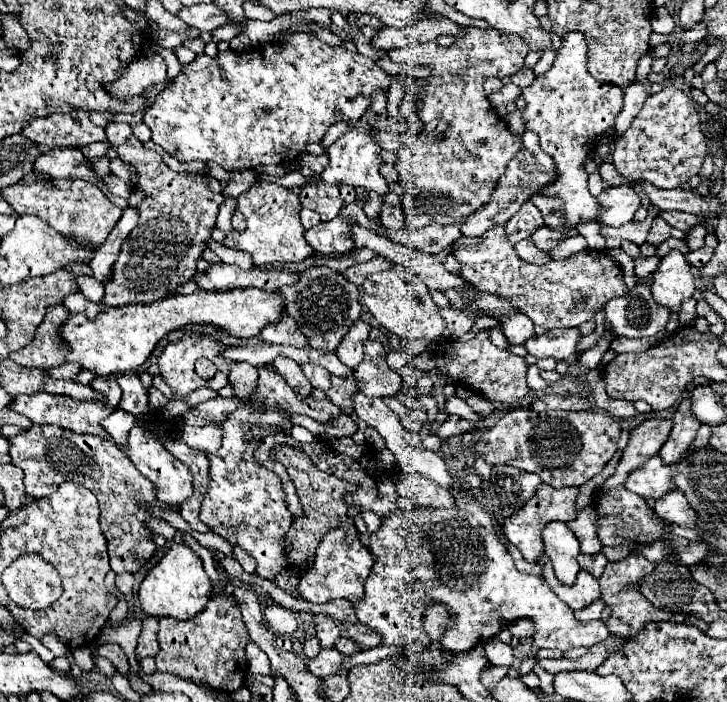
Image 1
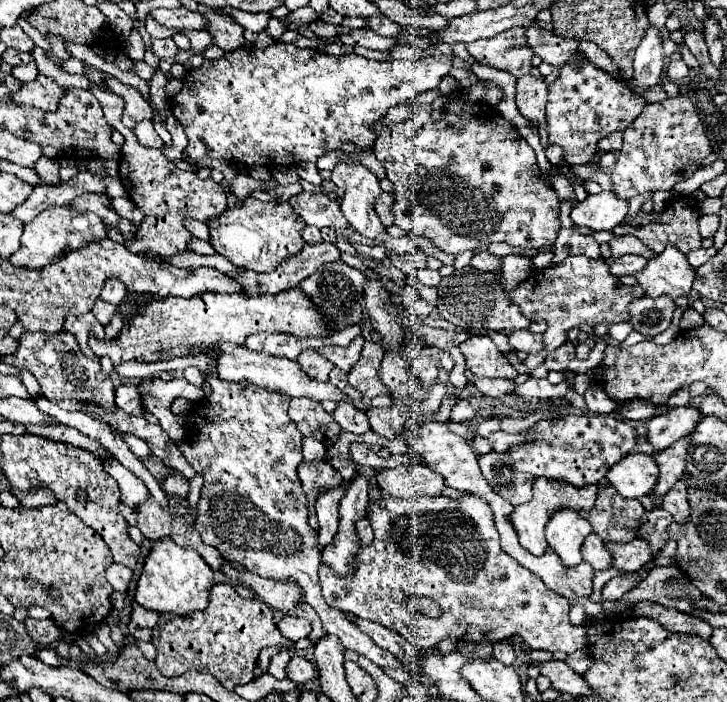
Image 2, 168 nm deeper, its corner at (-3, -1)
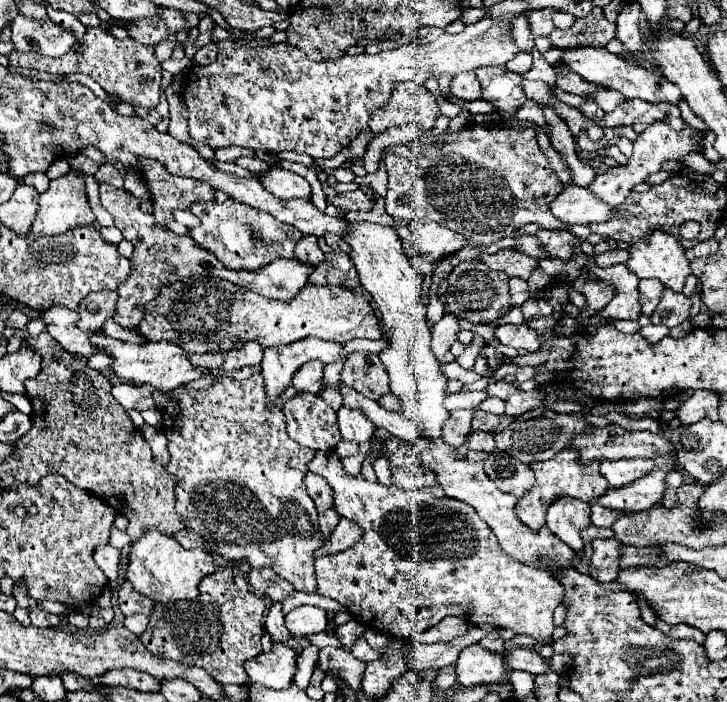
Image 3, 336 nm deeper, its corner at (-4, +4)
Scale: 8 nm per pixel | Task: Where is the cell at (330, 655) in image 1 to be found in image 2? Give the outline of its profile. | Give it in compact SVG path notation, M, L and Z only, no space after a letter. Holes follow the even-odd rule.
M295 654L291 658L291 662L287 664L287 678L295 680L295 682L311 682L313 670L315 670L315 664L311 660Z

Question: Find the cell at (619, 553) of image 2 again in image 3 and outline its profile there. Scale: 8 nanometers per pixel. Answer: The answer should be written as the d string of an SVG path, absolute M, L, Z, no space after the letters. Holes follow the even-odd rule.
M594 539L592 541L592 557L590 557L590 575L600 581L608 583L614 581L620 569L620 541L618 539Z

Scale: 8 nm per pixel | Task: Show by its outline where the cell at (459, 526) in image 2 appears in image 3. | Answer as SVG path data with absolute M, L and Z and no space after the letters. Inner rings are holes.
M316 451L308 471L318 473L332 487L338 515L354 521L362 529L362 537L350 549L320 557L320 567L316 567L316 593L338 601L366 629L378 629L388 637L412 639L438 625L442 617L454 615L468 625L488 623L498 629L532 635L538 643L550 641L554 631L552 615L564 597L562 585L546 569L524 565L504 553L492 529L470 505L450 497L434 497L426 491L384 487L366 481L362 475L348 475L336 451Z

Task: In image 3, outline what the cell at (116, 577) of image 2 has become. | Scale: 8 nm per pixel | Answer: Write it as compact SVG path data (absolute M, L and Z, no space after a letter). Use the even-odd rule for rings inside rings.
M102 545L94 551L94 561L110 581L118 579L118 565L120 565L120 551L118 549L114 549L110 545Z

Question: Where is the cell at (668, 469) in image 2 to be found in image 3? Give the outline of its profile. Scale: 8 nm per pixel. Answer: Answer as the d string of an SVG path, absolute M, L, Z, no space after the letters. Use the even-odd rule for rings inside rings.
M672 455L658 457L656 467L646 477L640 477L638 481L634 481L626 487L608 489L596 501L604 507L622 509L626 513L650 509L654 503L660 503L664 497L664 477L666 477L666 473L670 473L674 469L672 461L674 461Z

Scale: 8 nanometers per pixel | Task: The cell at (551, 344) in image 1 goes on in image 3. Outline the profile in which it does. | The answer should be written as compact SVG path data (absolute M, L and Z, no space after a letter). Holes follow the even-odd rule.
M526 323L522 325L500 325L496 327L496 339L502 345L514 347L514 349L526 349L526 351L534 351L538 349L538 333L534 329L530 329Z

